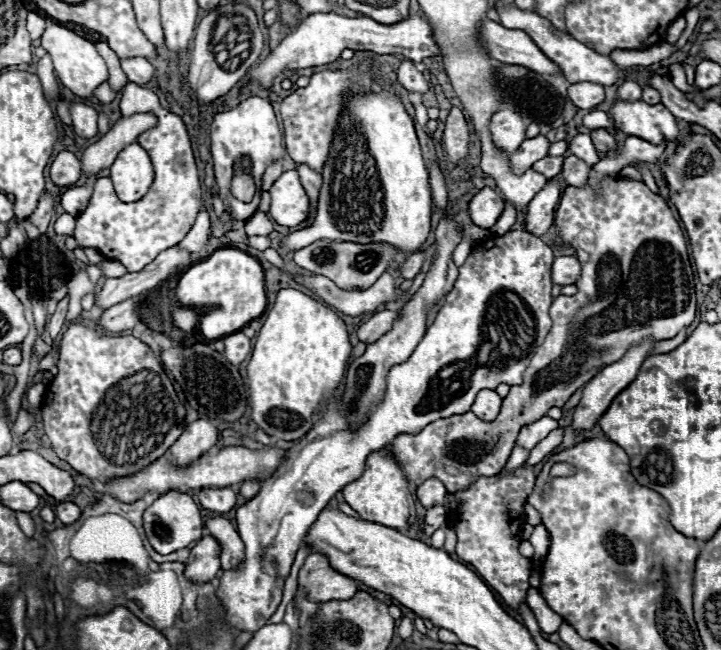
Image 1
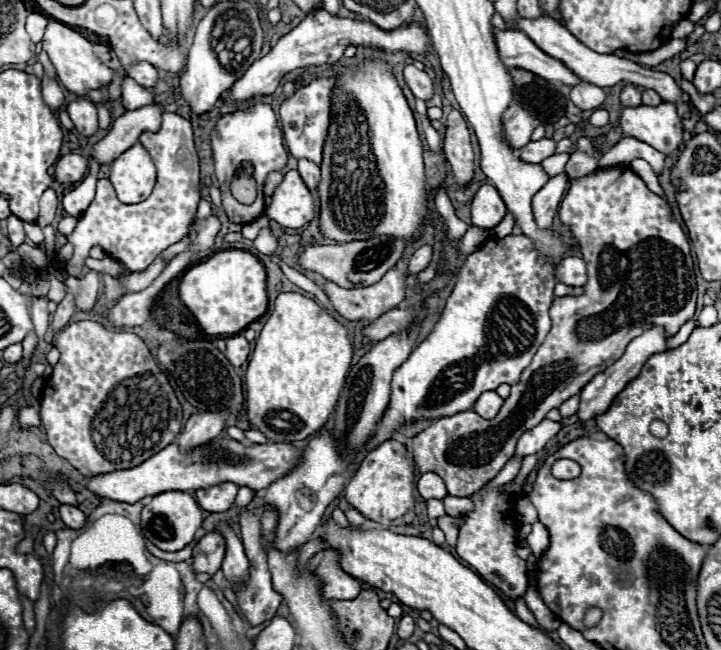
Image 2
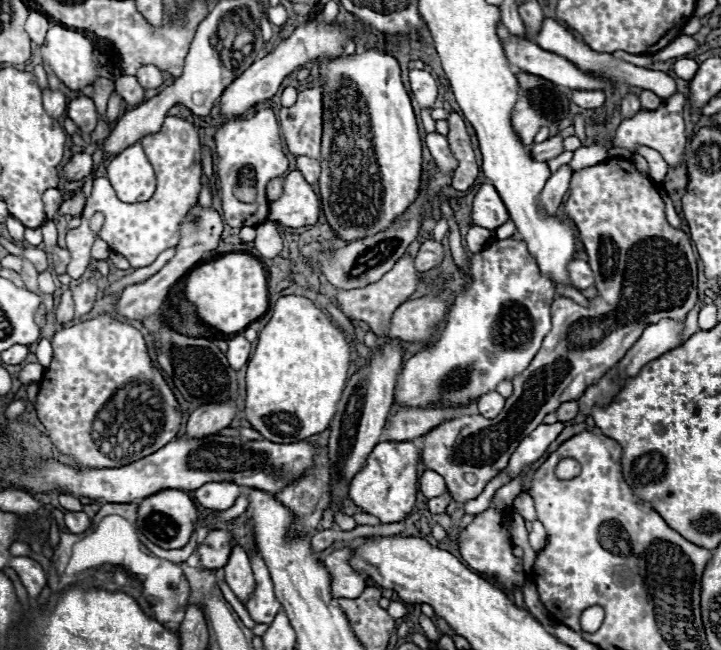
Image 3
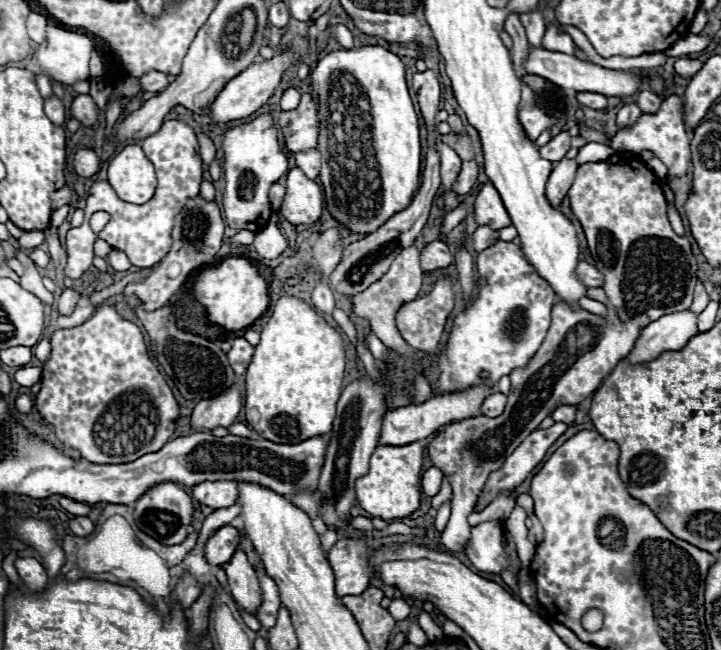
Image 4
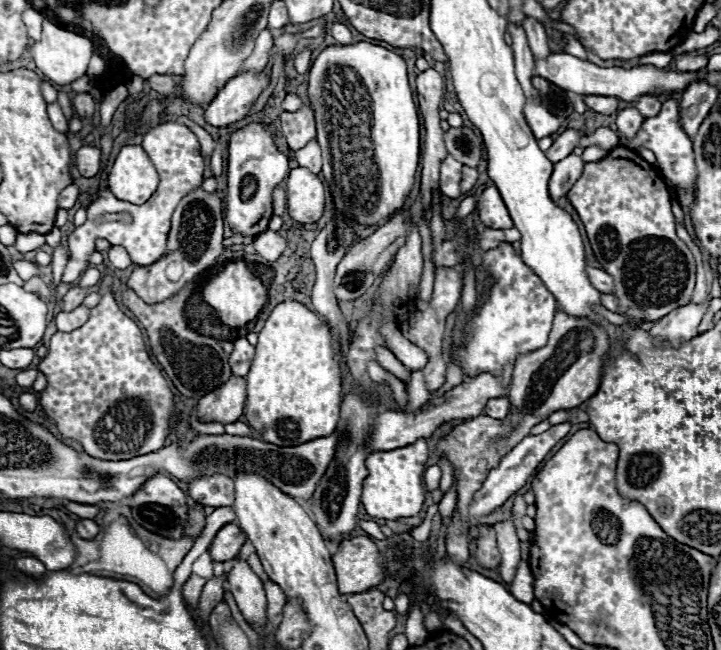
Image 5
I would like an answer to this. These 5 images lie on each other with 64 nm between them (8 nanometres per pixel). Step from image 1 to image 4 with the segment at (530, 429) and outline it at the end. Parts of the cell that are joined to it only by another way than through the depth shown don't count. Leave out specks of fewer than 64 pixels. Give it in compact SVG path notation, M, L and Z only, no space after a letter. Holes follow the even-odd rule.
M554 422L550 428L534 430L504 462L504 466L490 474L486 488L480 494L480 500L490 504L500 490L516 488L524 482L524 478L534 470L534 466L546 456L548 448L556 442L558 436L566 432L568 424Z

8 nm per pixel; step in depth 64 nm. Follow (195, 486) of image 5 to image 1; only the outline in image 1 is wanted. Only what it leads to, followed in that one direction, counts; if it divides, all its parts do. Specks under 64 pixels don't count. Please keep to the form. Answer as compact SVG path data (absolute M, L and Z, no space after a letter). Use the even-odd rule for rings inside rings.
M208 488L198 492L200 506L218 514L228 512L236 504L236 492L232 488Z

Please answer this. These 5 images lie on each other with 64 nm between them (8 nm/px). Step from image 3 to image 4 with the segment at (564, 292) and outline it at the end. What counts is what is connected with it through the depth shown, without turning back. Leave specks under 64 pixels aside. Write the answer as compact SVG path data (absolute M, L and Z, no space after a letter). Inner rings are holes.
M580 298L580 300L578 300L578 304L580 304L584 310L592 312L592 314L606 316L606 308L604 308L600 302L596 302L596 300L590 300L590 298Z

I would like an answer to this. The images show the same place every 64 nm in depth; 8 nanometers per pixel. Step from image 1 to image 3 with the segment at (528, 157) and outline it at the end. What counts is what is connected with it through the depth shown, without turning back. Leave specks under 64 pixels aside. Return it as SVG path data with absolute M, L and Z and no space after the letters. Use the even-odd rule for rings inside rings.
M554 136L554 138L548 138L540 144L532 144L530 146L530 156L538 162L546 162L546 160L552 160L556 158L558 154L562 152L562 138L560 136Z

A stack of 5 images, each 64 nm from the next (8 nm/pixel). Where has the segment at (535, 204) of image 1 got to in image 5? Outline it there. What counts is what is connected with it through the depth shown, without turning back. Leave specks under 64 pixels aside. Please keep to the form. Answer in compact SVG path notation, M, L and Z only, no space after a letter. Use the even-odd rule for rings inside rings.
M574 154L556 162L554 176L550 176L550 182L548 182L550 198L554 202L558 202L562 196L566 196L568 190L572 188L572 184L582 176L582 170L584 170L584 162L580 156L574 156Z

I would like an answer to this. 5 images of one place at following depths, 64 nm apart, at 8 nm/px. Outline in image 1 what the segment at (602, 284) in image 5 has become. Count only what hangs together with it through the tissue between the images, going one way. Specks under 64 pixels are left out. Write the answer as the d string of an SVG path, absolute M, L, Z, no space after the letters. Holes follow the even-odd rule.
M558 256L552 264L552 284L574 284L580 276L580 262L572 256Z

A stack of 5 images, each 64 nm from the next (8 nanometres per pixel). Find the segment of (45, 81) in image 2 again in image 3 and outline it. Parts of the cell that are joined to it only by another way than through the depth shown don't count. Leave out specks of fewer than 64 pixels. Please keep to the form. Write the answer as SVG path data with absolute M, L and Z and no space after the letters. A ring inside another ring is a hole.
M46 88L42 92L44 96L44 108L46 112L52 116L52 118L62 118L64 112L66 112L66 100L64 100L64 94L60 90L52 90L52 88Z

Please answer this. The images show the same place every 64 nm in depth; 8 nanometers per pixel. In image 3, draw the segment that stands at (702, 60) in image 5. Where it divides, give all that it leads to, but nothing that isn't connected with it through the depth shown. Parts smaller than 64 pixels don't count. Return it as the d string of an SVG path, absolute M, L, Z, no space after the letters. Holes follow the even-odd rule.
M680 58L676 64L674 64L674 70L680 78L684 80L692 80L696 70L698 70L698 64L692 60L692 58Z

